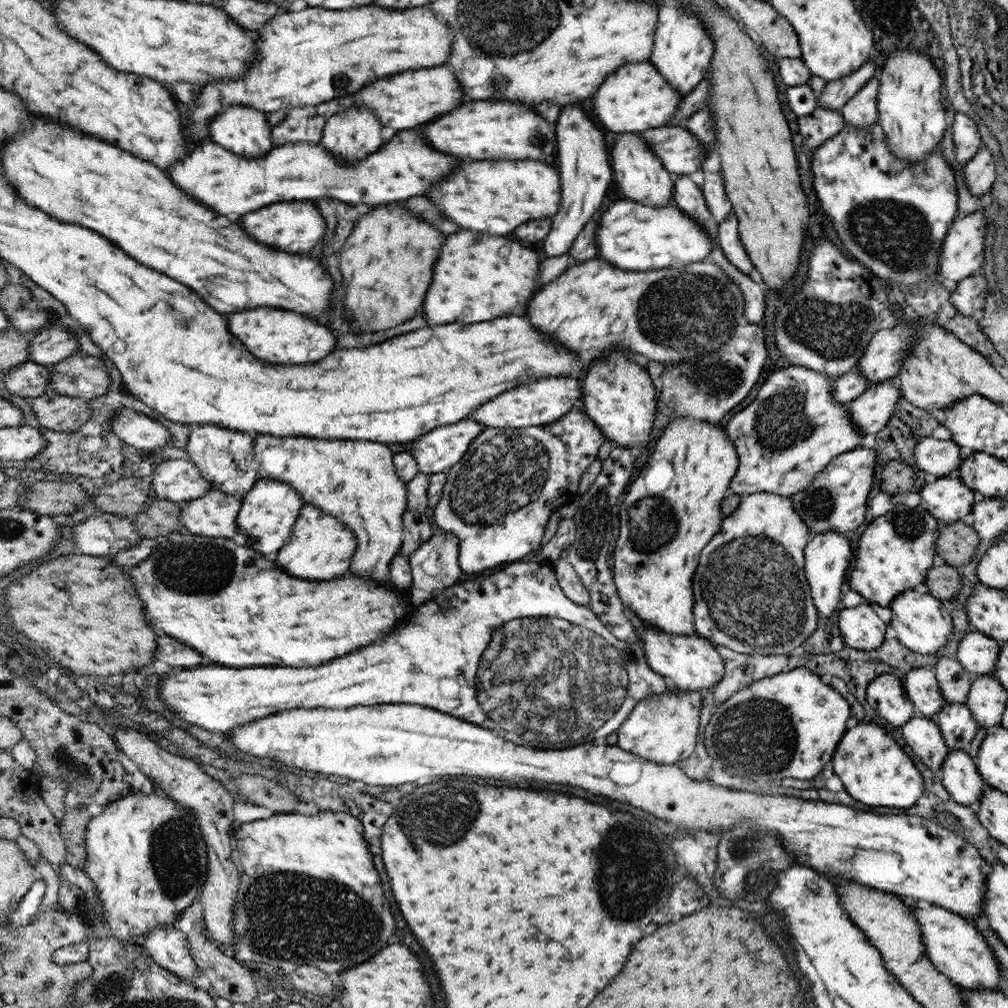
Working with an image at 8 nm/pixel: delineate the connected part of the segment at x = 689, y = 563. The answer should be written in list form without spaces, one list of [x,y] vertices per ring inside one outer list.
[[[678,418],[655,440],[650,460],[631,482],[622,505],[619,505],[620,532],[611,558],[614,560],[612,572],[618,596],[644,624],[667,633],[696,633],[692,576],[696,572],[702,548],[714,538],[714,534],[718,534],[723,524],[722,496],[728,490],[730,478],[737,475],[737,470],[738,453],[724,425]]]

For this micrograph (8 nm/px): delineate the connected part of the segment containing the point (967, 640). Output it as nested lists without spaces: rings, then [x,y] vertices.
[[[976,630],[966,634],[958,645],[956,658],[974,677],[993,675],[1001,654],[1002,643]]]

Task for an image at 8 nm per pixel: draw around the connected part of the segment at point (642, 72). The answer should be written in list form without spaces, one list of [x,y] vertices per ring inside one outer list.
[[[649,60],[630,62],[607,77],[592,96],[592,112],[598,122],[613,135],[621,132],[642,132],[650,128],[664,127],[673,118],[683,102],[683,96],[667,81]]]

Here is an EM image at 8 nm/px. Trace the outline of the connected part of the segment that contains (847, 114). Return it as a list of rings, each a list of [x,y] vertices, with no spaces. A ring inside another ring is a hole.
[[[874,76],[841,108],[846,125],[864,128],[878,122],[878,89],[879,79]]]

